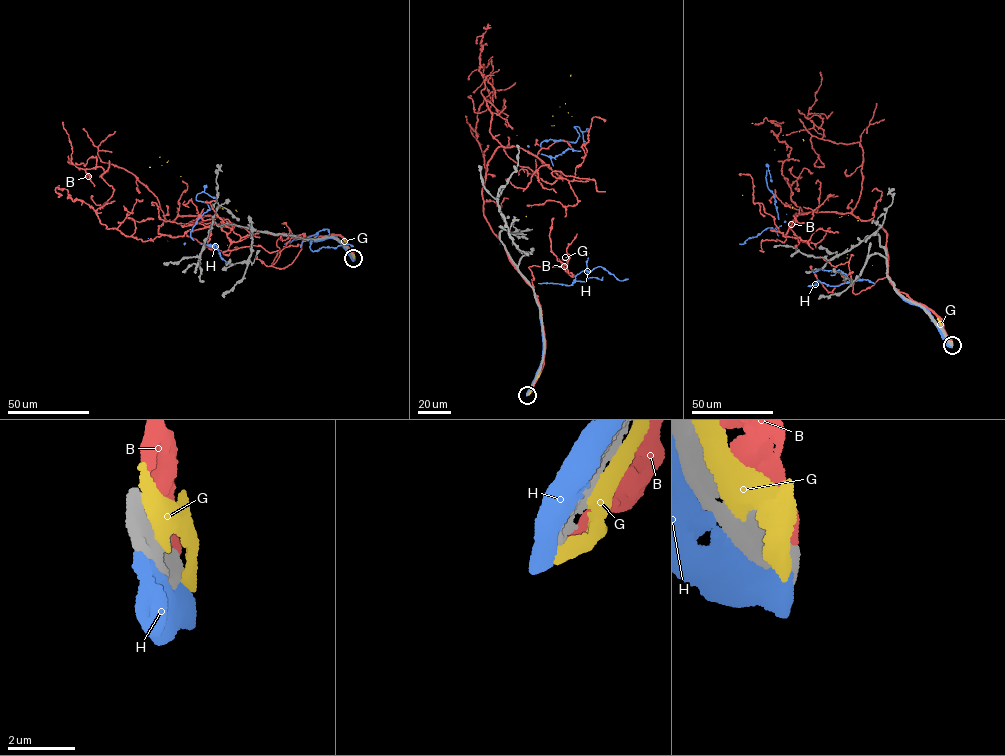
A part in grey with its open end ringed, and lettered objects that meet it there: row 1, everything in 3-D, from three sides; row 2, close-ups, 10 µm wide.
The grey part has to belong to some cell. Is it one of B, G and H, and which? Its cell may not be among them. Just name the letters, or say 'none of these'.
none of these

